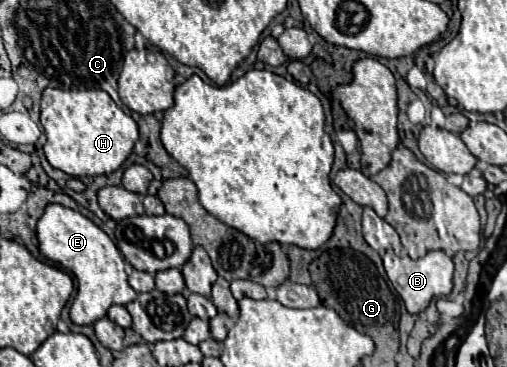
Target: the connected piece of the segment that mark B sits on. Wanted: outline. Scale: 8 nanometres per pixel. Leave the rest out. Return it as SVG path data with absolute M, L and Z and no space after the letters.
M385 251L383 265L385 265L389 281L393 283L395 291L401 295L409 313L425 311L433 297L445 297L453 289L455 263L443 251L431 251L429 255L425 255L423 259L417 259L417 261L413 261L409 255L395 255L393 251Z

